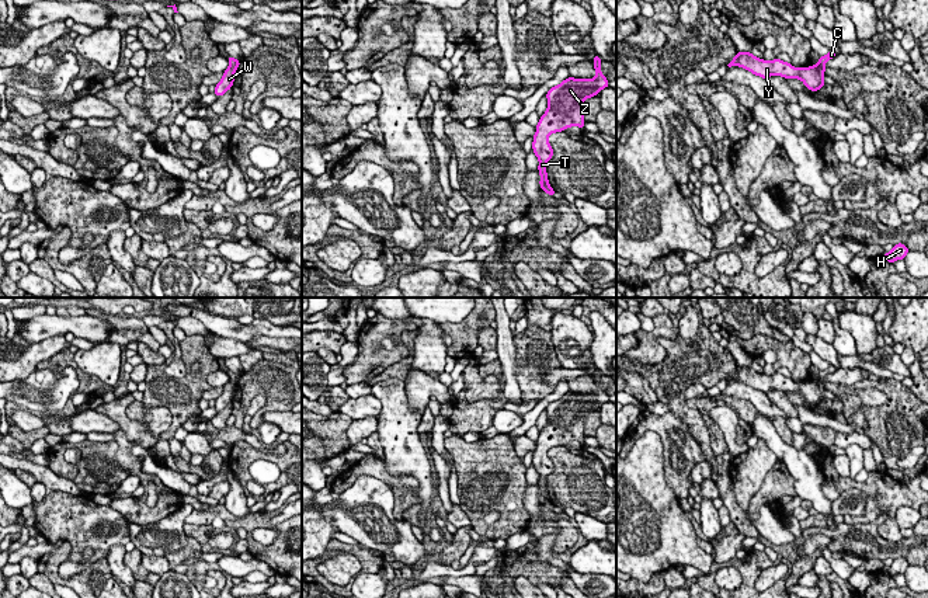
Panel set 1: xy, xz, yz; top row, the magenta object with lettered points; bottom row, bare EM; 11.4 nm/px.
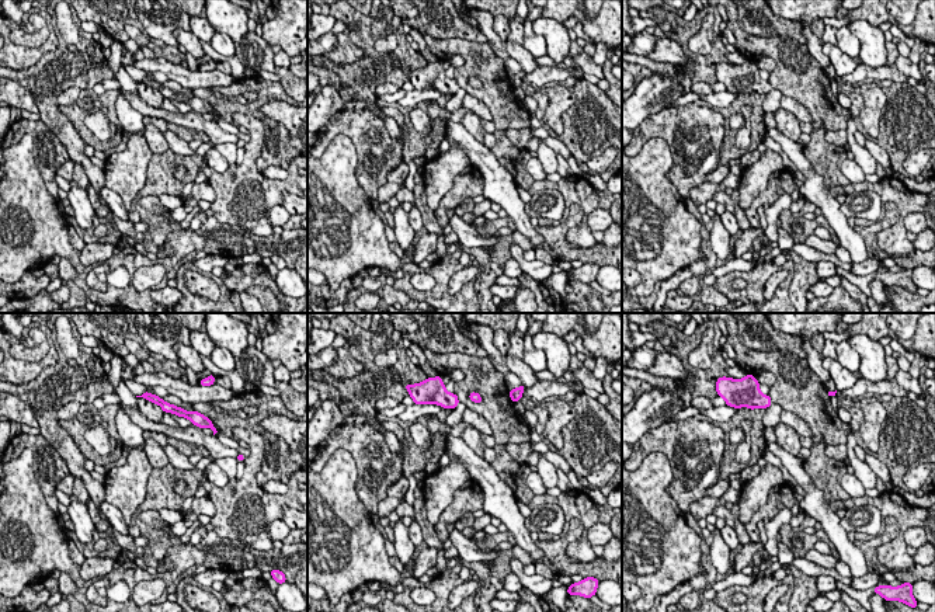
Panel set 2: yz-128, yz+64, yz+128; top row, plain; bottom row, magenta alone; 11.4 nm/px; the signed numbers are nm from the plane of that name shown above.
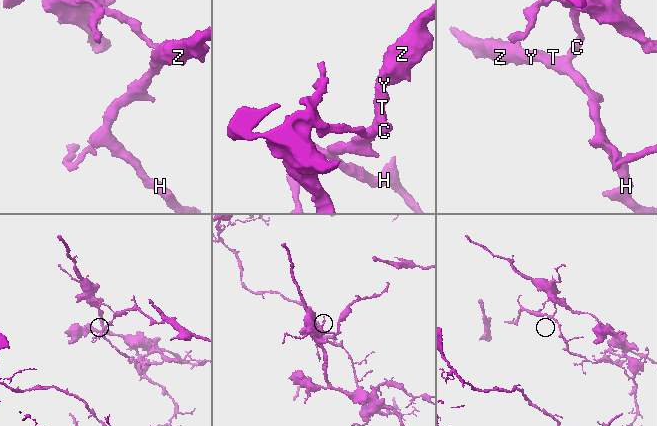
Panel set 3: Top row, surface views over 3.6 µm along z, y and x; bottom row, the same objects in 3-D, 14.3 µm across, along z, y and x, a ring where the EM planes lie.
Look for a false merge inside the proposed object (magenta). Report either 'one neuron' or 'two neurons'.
two neurons

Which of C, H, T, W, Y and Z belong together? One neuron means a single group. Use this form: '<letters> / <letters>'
C / H T W Y Z

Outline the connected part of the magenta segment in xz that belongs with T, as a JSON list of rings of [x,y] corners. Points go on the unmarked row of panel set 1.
[[[594,371],[594,383],[597,390],[591,394],[569,392],[546,407],[548,424],[539,432],[536,448],[533,449],[532,463],[539,474],[539,500],[545,505],[549,500],[546,477],[553,472],[553,463],[548,451],[555,446],[563,446],[570,441],[584,444],[584,414],[592,413],[609,400],[606,392],[601,387],[601,371]]]

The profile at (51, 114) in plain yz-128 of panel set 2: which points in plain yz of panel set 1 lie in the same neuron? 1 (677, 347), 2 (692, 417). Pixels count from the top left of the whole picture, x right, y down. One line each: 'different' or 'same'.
1: same
2: same

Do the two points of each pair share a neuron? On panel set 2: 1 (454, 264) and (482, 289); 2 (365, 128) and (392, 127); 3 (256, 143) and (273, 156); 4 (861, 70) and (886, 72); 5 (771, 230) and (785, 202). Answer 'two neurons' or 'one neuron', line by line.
1: two neurons
2: two neurons
3: two neurons
4: one neuron
5: one neuron

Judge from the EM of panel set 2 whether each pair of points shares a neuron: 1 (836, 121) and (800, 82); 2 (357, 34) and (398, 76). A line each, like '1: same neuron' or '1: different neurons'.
1: same neuron
2: same neuron

